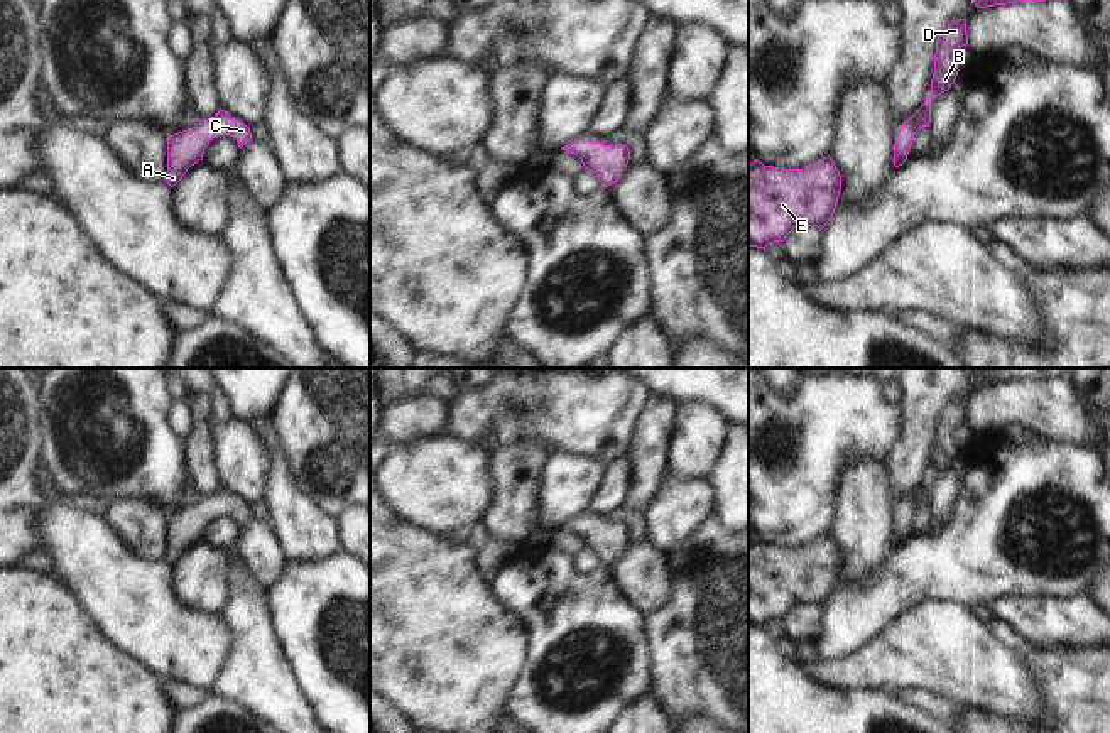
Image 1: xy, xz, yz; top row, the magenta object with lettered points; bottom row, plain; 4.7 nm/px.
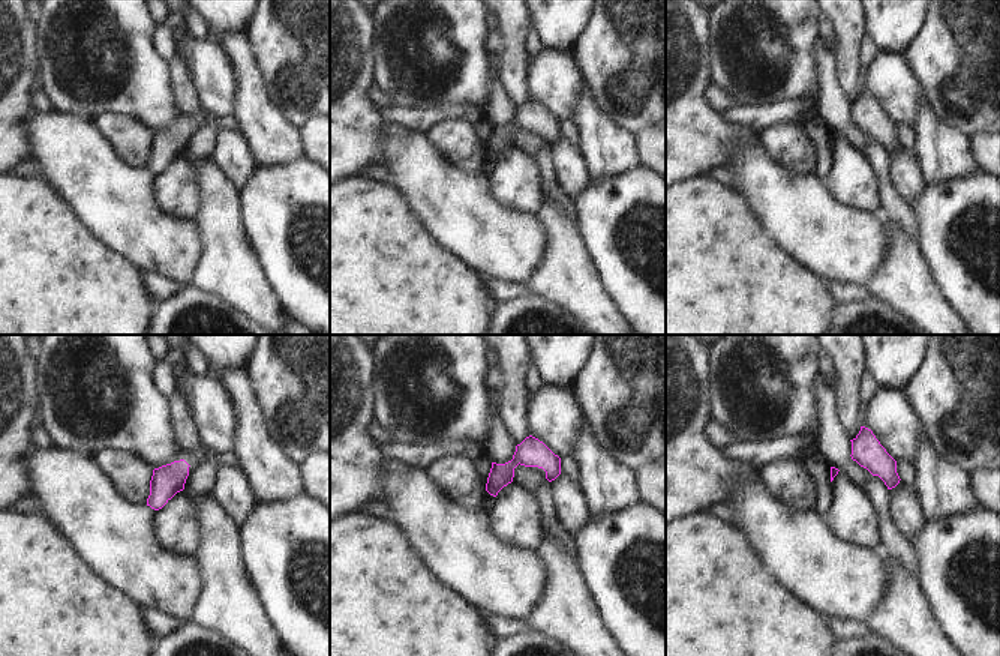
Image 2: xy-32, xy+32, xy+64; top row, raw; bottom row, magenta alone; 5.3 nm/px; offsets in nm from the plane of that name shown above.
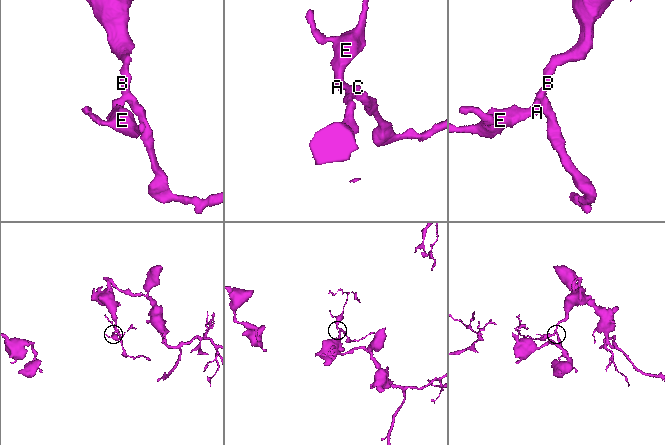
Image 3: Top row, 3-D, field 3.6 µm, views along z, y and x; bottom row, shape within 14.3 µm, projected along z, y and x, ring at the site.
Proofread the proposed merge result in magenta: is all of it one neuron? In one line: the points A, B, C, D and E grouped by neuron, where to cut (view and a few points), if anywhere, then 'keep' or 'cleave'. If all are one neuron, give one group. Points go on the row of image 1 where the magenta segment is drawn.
A B C D E; no cut; keep

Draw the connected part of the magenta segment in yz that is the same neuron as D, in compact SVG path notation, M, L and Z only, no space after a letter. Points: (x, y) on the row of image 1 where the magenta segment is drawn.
M956 19L939 34L936 41L934 73L931 79L931 93L912 117L907 118L897 133L894 144L894 166L899 167L907 160L914 133L931 122L931 100L948 91L958 76L956 52L968 44L966 20Z

